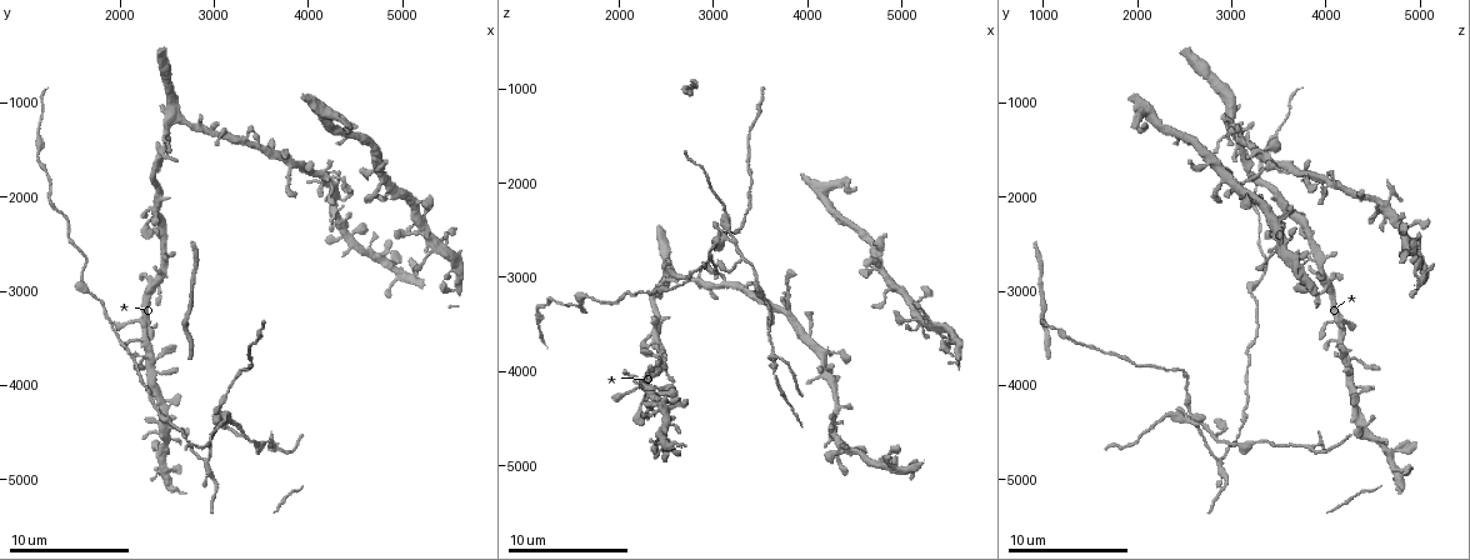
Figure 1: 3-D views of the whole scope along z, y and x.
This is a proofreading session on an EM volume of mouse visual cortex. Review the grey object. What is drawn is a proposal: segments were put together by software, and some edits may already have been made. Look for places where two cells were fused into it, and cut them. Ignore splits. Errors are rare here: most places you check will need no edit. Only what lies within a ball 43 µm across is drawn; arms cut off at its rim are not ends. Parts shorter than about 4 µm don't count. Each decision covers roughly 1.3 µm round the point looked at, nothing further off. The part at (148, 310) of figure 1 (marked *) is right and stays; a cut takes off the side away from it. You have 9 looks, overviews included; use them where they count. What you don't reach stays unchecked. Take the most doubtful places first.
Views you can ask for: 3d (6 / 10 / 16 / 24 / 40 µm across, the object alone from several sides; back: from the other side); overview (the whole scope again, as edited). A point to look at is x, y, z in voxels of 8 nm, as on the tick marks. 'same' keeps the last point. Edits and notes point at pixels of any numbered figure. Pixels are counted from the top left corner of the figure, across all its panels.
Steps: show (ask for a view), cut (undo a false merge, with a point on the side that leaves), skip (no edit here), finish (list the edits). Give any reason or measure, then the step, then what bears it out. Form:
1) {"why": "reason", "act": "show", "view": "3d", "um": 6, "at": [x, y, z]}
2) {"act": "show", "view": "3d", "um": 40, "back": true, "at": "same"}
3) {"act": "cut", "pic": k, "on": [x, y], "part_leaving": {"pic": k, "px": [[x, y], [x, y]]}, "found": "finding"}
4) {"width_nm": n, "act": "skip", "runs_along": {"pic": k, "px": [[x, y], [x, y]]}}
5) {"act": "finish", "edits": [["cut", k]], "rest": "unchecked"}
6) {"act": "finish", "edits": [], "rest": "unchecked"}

{"act": "show", "view": "3d", "um": 10, "at": [3140, 4340, 2480]}

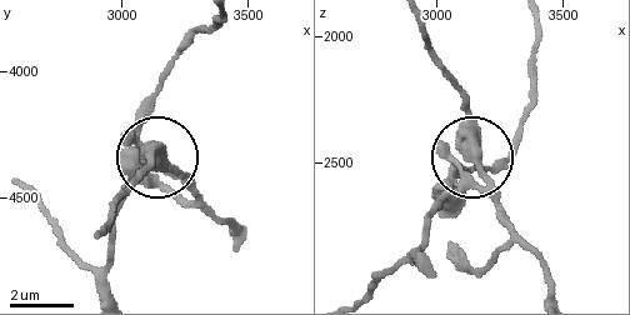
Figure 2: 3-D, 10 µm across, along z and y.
{"arms": 3, "act": "cut", "pic": 2, "on": [120, 141], "part_leaving": {"pic": 2, "px": [[449, 183], [486, 199], [534, 255], [548, 288]]}, "found": "two cells meet here"}

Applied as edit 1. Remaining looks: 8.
{"why": "a fork", "act": "show", "view": "3d", "um": 10, "at": [2940, 4800, 2840]}

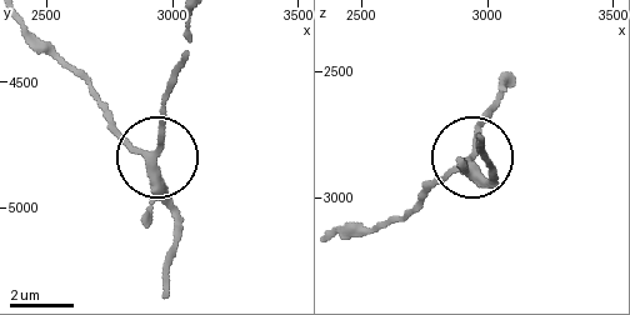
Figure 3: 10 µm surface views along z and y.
{"width_nm": 250, "act": "skip", "found": "all the same cell"}

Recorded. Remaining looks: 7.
{"why": "four or more arms meet", "act": "show", "view": "3d", "um": 6, "at": [4200, 1780, 3800]}

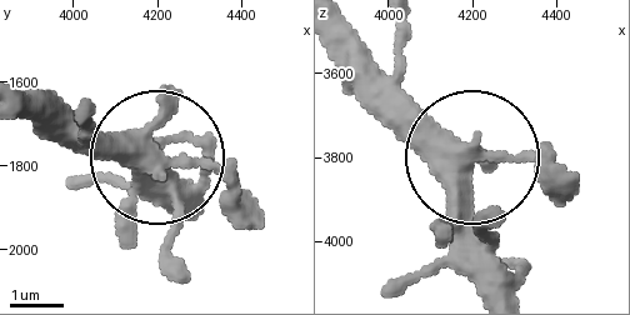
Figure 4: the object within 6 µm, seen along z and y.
{"side_arm_um": 20, "act": "skip", "runs_along": {"pic": 4, "px": [[31, 95], [139, 149], [151, 198]]}, "found": "all the same cell"}

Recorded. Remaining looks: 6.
{"act": "show", "view": "3d", "um": 16, "at": [2640, 1160, 3000]}

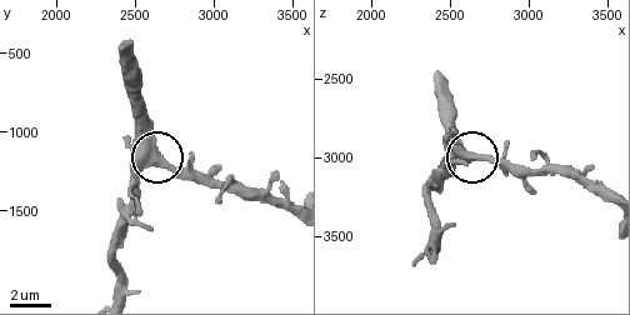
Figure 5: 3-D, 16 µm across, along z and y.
{"act": "show", "view": "3d", "um": 6, "at": [2660, 1160, 2980]}

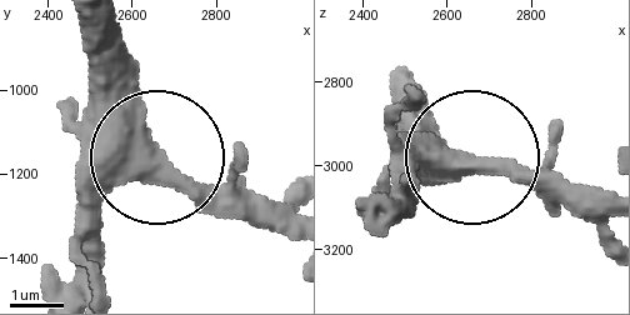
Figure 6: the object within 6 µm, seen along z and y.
{"side_arm_um": 7, "act": "skip", "found": "continuous, no second cell"}

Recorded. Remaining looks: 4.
{"act": "finish", "edits": [["cut", 2]], "rest": "unchecked"}

